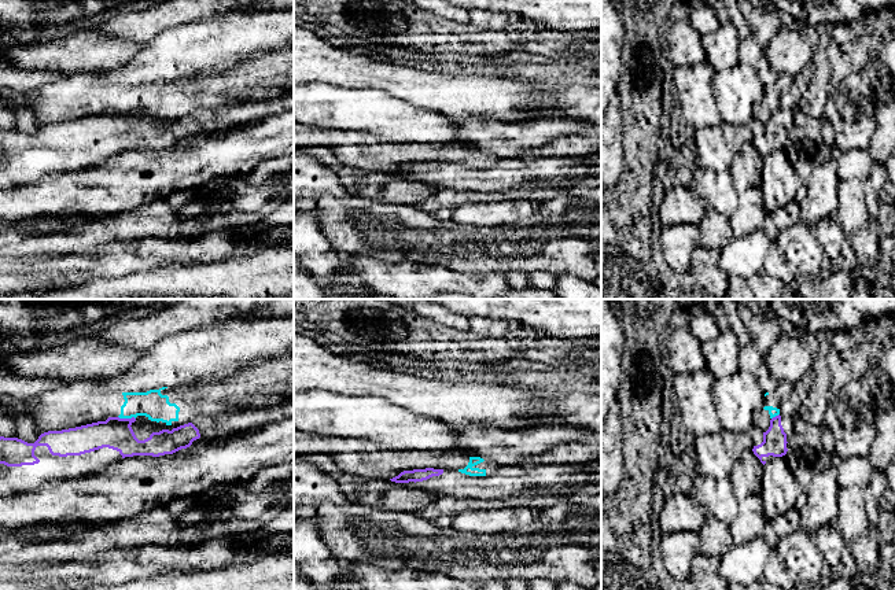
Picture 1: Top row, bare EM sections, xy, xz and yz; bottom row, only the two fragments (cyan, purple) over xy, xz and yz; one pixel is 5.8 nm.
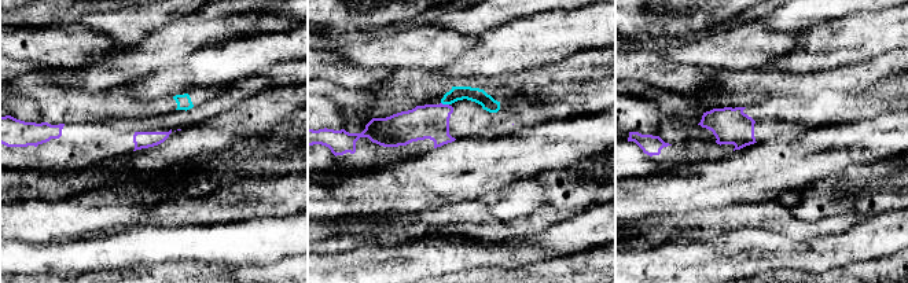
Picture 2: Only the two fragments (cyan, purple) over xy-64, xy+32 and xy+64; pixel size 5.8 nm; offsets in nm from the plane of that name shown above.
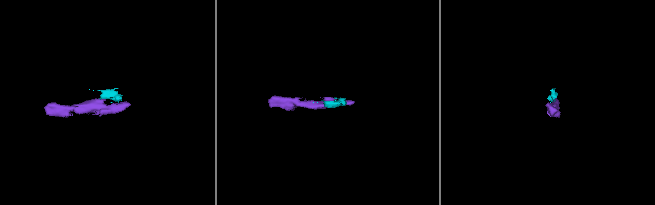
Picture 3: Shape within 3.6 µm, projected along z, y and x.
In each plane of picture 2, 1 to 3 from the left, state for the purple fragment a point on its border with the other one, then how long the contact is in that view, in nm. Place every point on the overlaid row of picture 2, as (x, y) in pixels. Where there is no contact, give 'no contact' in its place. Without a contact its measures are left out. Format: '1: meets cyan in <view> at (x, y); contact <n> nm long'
1: no contact
2: meets cyan in xy+32 at (445, 103); contact 50 nm long
3: no contact

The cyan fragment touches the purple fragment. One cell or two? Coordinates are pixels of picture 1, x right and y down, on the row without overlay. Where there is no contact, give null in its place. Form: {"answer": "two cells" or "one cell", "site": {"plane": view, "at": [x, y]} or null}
{"answer": "two cells", "site": {"plane": "xy", "at": [126, 110]}}

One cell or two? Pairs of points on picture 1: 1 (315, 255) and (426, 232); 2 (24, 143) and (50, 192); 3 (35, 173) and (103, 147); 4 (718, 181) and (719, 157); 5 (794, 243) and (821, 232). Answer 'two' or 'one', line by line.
1: two
2: two
3: one
4: two
5: two

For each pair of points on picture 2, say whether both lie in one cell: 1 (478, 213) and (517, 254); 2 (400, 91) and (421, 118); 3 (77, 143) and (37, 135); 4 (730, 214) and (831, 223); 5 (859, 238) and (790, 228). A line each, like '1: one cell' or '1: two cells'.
1: two cells
2: two cells
3: one cell
4: one cell
5: two cells

